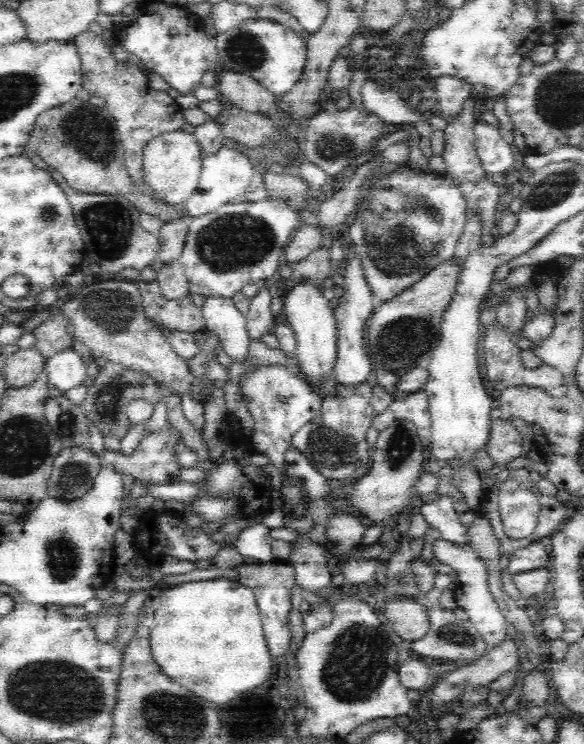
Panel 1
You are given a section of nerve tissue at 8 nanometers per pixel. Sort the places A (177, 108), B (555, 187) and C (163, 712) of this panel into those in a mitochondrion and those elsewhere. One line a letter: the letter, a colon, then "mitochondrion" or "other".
A: other
B: mitochondrion
C: mitochondrion

